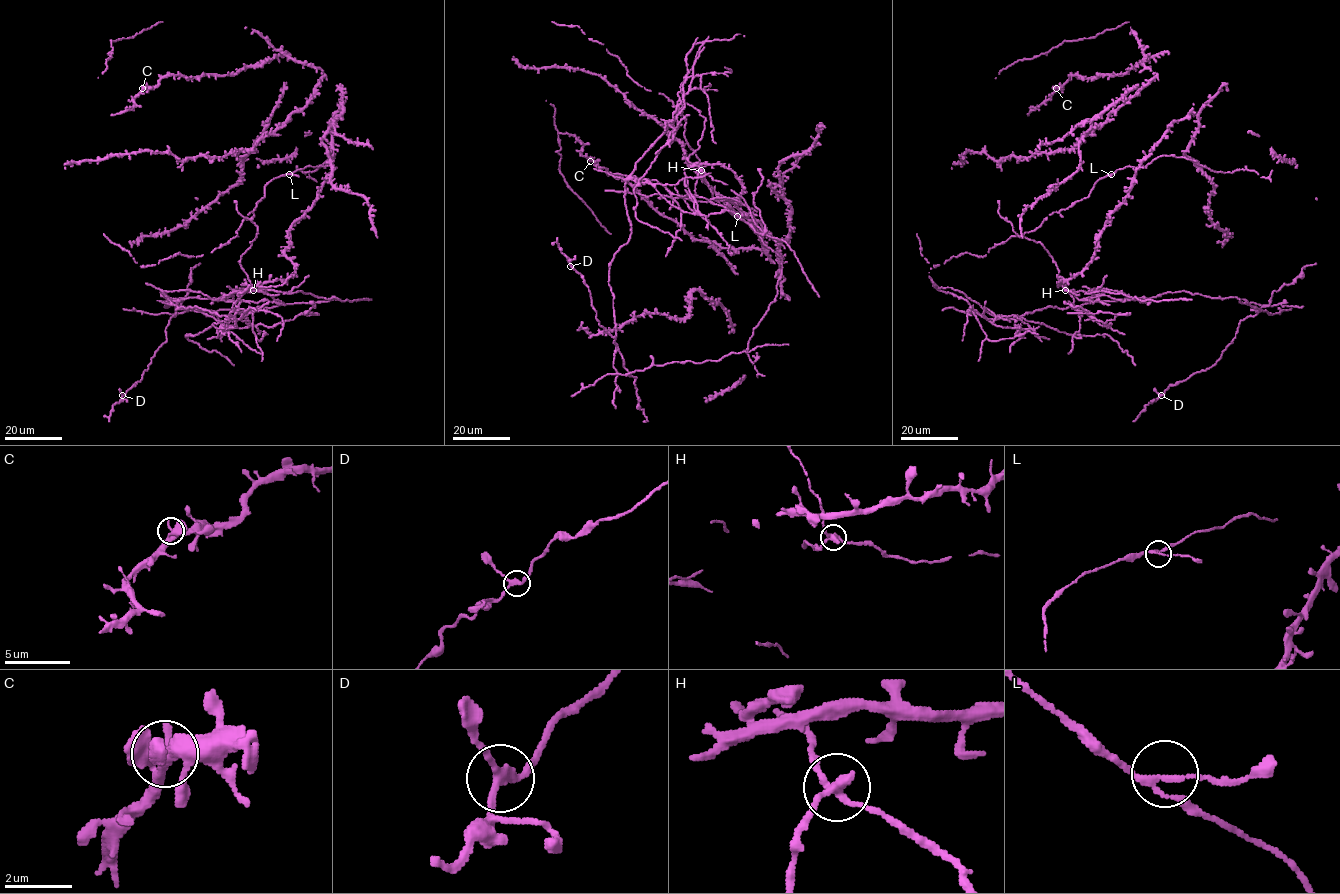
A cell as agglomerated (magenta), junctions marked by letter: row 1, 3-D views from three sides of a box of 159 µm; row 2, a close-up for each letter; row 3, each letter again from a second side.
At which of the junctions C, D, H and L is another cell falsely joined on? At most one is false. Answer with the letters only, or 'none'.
H

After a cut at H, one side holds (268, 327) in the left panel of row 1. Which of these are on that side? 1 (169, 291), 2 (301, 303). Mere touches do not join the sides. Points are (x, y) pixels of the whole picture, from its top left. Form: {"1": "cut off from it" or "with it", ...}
{"1": "with it", "2": "cut off from it"}

